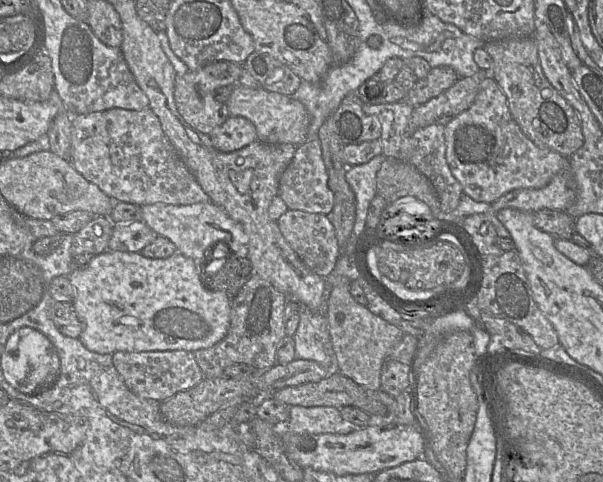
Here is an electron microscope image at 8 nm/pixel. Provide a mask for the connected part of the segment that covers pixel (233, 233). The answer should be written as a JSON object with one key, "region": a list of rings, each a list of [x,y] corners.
{"region":[[[211,201],[191,205],[147,204],[141,206],[141,214],[142,221],[145,222],[149,228],[157,235],[168,238],[176,246],[176,251],[192,259],[196,266],[201,266],[205,260],[206,250],[219,241],[226,242],[230,250],[238,257],[244,258],[248,256],[248,237],[242,225]]]}

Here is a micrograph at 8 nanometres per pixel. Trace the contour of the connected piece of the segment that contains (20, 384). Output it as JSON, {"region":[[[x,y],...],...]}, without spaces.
{"region":[[[22,327],[9,336],[2,353],[1,368],[4,378],[12,387],[24,394],[34,394],[55,381],[60,370],[60,359],[43,333],[31,327]]]}

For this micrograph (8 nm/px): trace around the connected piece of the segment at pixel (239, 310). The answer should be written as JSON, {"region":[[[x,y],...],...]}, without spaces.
{"region":[[[252,275],[231,299],[230,327],[226,336],[209,348],[193,352],[204,378],[222,378],[224,369],[235,363],[248,364],[256,371],[265,371],[277,363],[277,349],[286,336],[284,310],[288,298],[268,281]]]}

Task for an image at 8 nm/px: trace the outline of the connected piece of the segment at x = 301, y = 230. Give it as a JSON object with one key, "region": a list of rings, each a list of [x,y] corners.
{"region":[[[288,209],[278,220],[278,227],[303,263],[313,272],[328,277],[334,270],[340,256],[335,229],[327,215]]]}

